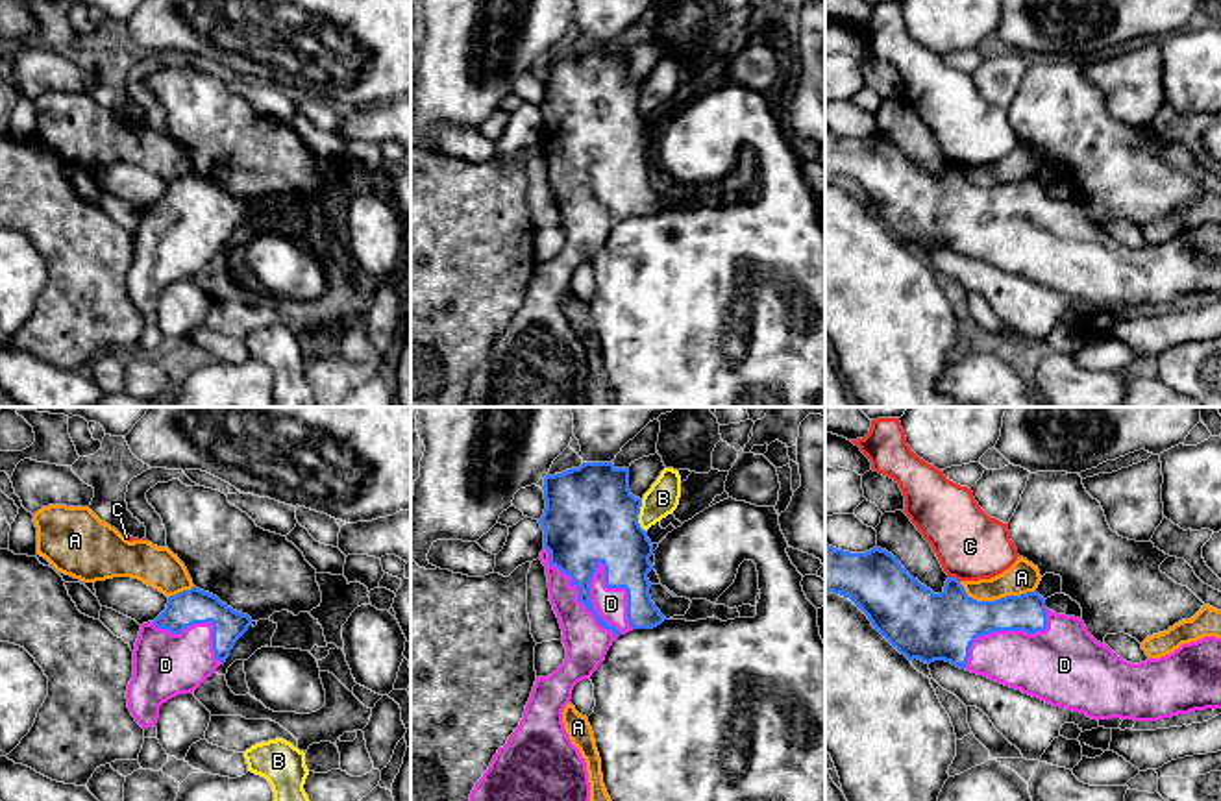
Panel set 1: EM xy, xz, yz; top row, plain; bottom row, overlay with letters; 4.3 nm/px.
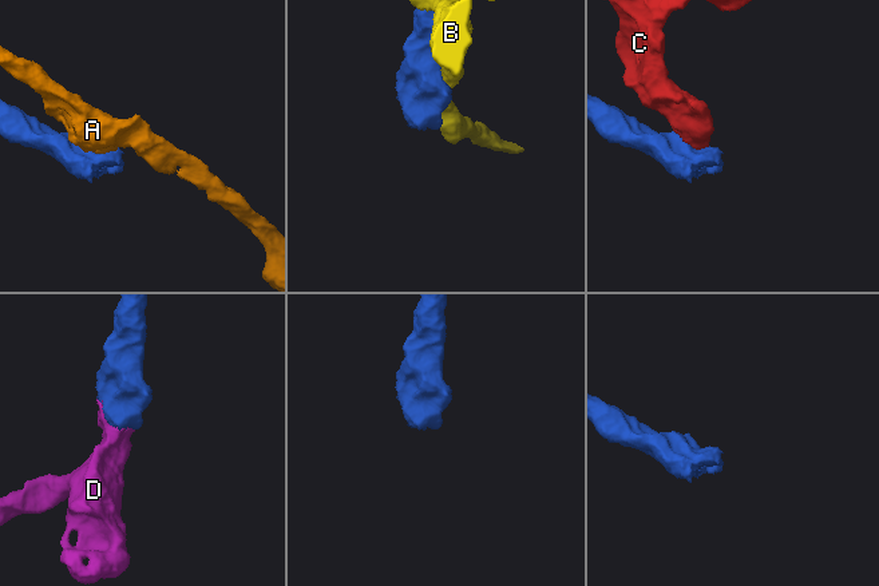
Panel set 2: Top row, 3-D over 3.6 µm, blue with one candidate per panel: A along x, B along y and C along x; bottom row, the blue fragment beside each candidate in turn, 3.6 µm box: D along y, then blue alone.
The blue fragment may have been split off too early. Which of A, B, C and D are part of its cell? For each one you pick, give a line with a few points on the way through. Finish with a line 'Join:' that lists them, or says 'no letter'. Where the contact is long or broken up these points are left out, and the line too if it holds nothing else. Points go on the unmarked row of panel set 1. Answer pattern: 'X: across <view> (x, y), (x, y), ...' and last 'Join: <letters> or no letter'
Join: D

